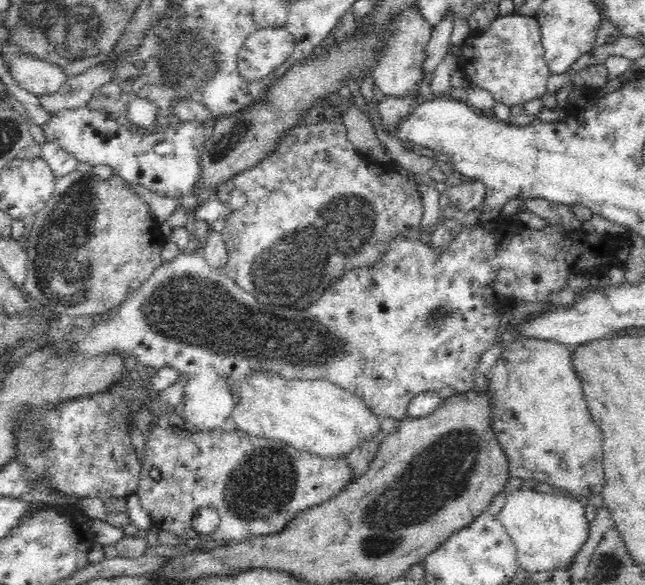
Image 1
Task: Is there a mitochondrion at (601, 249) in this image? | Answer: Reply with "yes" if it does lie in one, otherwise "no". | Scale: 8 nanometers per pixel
no

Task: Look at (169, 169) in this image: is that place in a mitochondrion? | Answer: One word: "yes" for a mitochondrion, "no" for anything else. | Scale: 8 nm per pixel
no

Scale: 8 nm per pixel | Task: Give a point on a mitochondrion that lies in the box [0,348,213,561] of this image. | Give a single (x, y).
(39, 437)

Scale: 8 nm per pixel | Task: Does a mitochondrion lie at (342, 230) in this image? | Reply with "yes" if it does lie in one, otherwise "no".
yes

